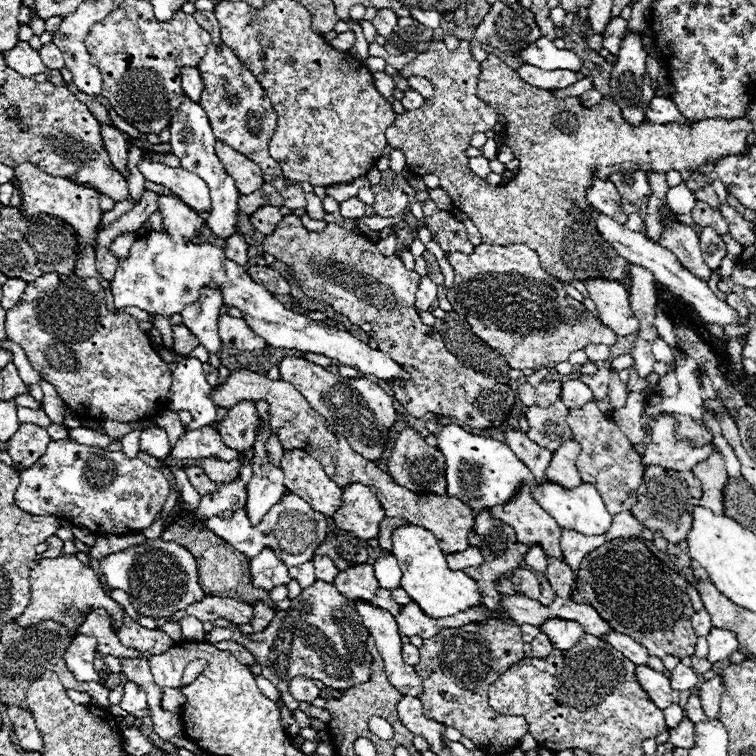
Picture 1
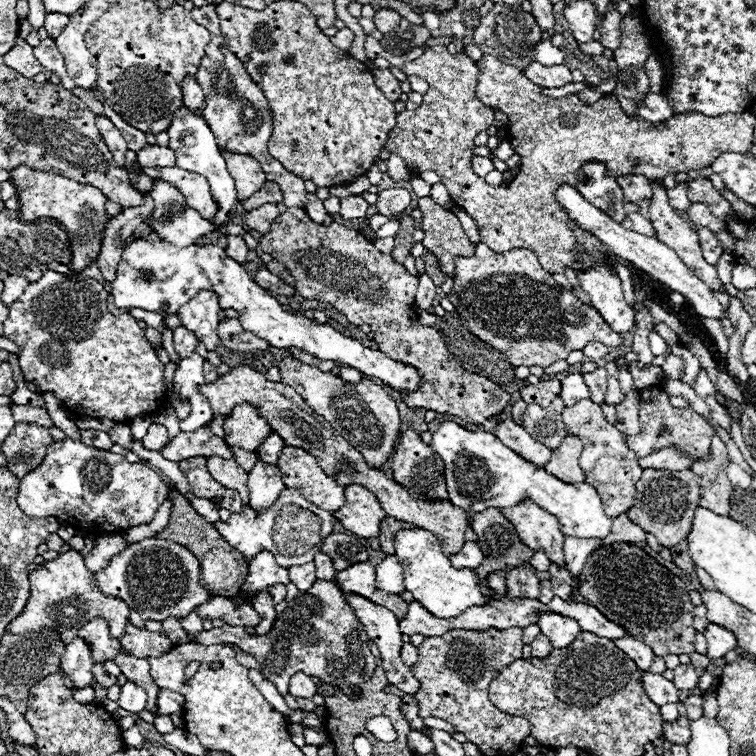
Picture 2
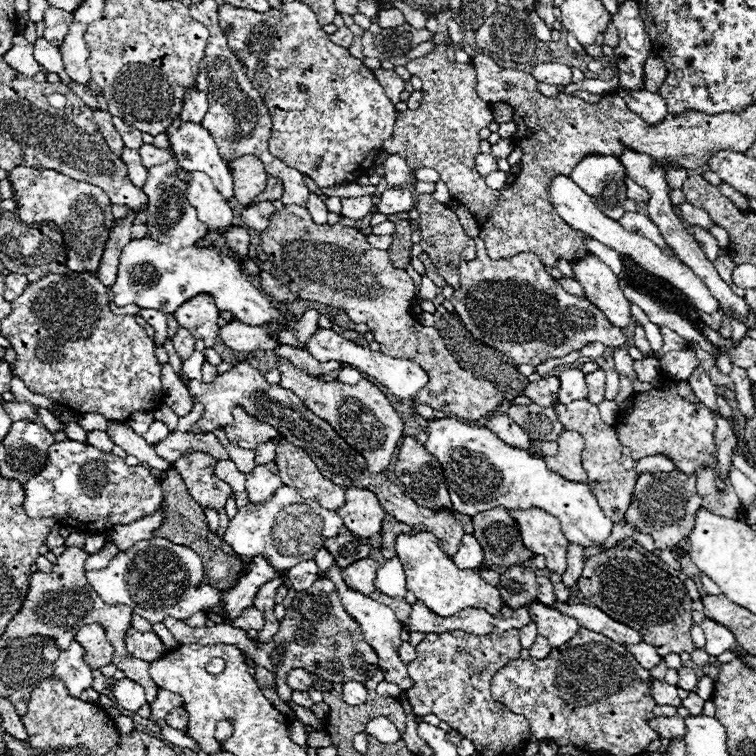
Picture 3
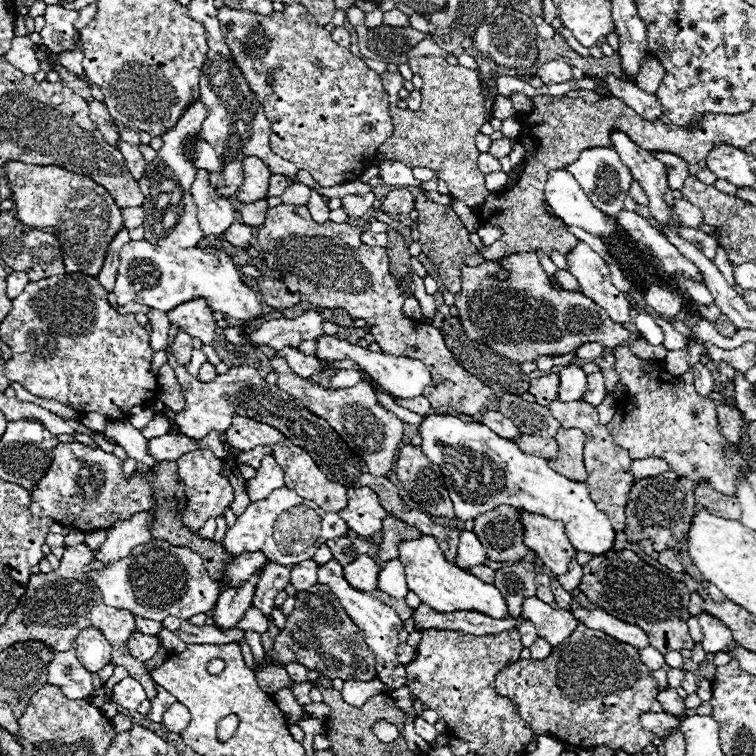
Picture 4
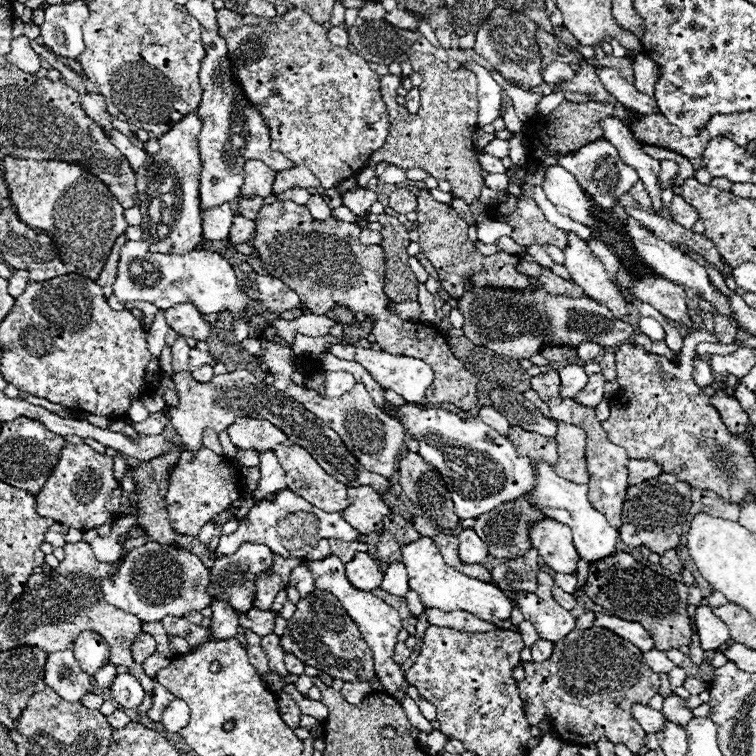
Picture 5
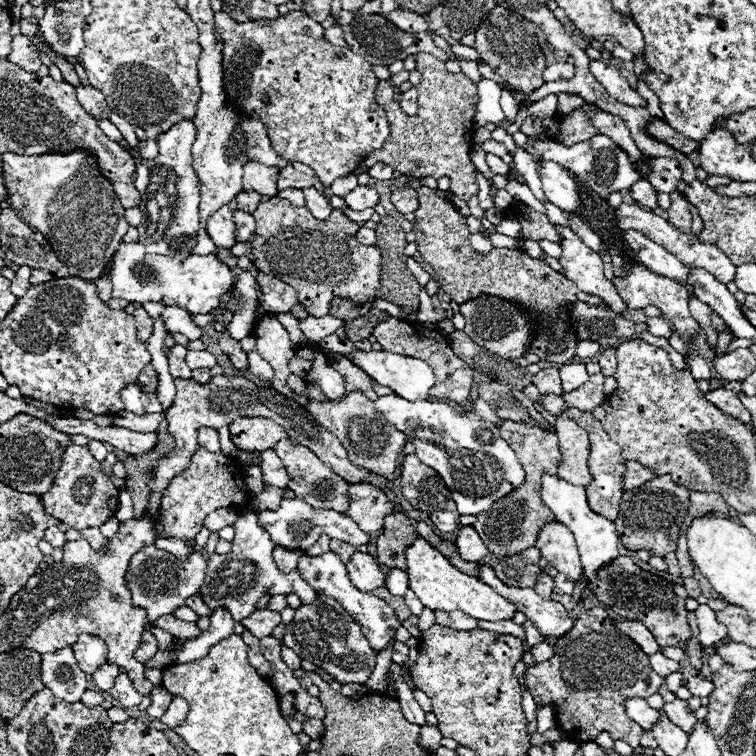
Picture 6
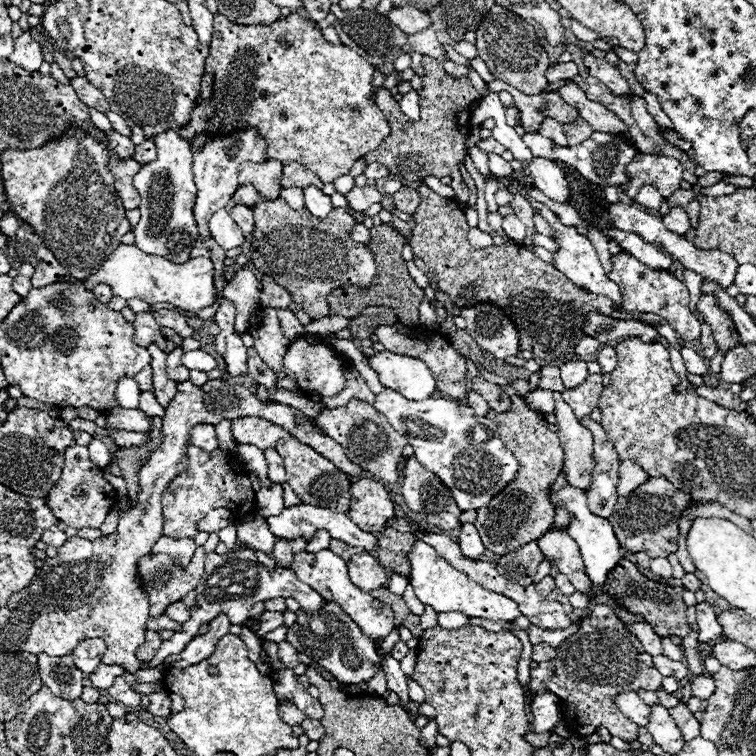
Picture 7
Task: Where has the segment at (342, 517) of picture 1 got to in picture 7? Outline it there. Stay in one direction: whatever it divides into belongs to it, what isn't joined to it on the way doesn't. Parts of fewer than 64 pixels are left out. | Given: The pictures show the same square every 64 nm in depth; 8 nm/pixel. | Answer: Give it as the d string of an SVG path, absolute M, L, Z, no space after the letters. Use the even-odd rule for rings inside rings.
M358 478L350 486L352 508L350 520L364 532L382 532L388 518L394 518L394 504L386 488L372 478Z

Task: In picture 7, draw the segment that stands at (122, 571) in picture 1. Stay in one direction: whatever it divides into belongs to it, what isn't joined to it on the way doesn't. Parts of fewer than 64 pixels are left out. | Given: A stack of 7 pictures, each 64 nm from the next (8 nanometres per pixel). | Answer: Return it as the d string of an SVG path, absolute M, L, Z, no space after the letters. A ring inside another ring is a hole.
M196 548L190 564L184 570L176 568L174 562L166 558L166 554L144 556L138 562L138 574L142 576L142 584L148 590L150 616L160 616L166 612L166 606L192 592L202 580L204 548Z

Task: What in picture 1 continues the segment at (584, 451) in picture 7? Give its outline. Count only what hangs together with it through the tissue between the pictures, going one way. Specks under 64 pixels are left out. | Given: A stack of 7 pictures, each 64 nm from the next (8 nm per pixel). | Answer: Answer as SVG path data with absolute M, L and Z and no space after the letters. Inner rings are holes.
M574 438L566 440L566 444L562 444L554 452L554 456L546 468L546 478L564 488L574 488L574 486L582 484L582 476L576 468L578 454L580 454L580 444Z

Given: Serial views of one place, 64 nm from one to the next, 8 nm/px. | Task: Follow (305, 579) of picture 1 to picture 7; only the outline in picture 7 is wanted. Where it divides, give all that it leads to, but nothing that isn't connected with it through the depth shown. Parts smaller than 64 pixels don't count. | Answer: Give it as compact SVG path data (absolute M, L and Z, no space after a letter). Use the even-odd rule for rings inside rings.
M260 514L248 516L244 522L238 522L236 528L238 528L238 538L242 542L254 544L254 550L264 550L266 554L272 554L274 534L268 530L268 524ZM240 550L240 552L228 552L226 556L218 556L218 554L206 554L206 572L202 576L202 580L196 586L196 606L190 608L190 620L186 620L182 624L182 628L178 632L174 632L174 636L170 640L164 640L160 650L156 652L156 656L148 662L148 668L156 668L160 664L164 664L164 660L170 654L180 654L184 650L184 646L198 636L200 626L202 624L210 624L218 614L226 614L230 618L230 624L240 624L244 626L244 622L250 616L250 610L256 602L266 602L272 598L294 598L300 604L304 612L310 614L318 614L320 608L324 606L324 598L312 590L308 584L300 582L294 572L278 568L274 574L270 574L254 556L254 550Z

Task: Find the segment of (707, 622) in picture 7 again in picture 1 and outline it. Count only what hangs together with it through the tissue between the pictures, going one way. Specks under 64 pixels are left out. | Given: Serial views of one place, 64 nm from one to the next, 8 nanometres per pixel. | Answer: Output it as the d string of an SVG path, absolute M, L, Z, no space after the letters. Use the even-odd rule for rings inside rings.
M710 628L708 636L708 660L710 662L718 662L718 660L726 660L732 652L738 650L738 638L734 632L722 630L722 628Z

